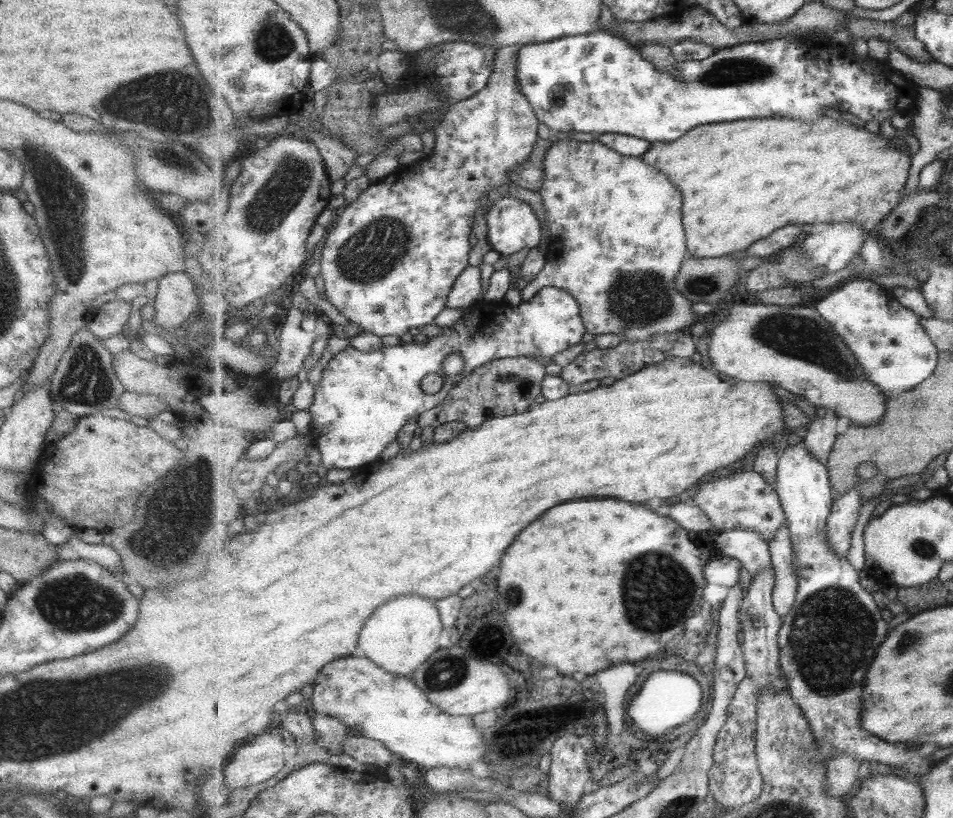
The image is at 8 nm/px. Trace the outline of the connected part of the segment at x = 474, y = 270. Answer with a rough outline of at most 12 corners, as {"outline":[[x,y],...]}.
{"outline":[[479,266],[455,282],[446,307],[464,309],[485,299]]}

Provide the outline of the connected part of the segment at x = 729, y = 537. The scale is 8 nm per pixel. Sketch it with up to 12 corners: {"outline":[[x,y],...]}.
{"outline":[[743,529],[717,531],[724,556],[737,557],[753,578],[772,566],[769,541]]}

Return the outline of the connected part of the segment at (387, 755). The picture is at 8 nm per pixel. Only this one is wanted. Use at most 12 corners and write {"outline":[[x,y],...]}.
{"outline":[[347,736],[343,752],[382,773],[391,751],[380,741]]}

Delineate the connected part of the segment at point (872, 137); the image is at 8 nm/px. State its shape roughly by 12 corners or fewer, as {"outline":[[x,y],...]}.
{"outline":[[821,116],[701,125],[642,158],[690,257],[793,224],[867,233],[913,154]]}

